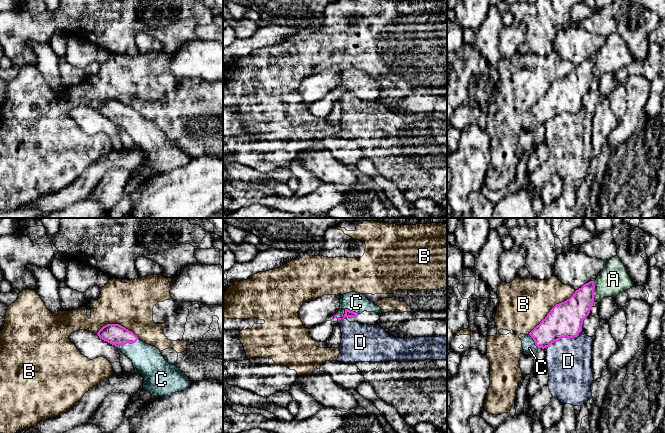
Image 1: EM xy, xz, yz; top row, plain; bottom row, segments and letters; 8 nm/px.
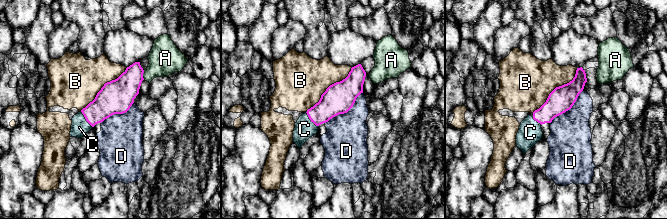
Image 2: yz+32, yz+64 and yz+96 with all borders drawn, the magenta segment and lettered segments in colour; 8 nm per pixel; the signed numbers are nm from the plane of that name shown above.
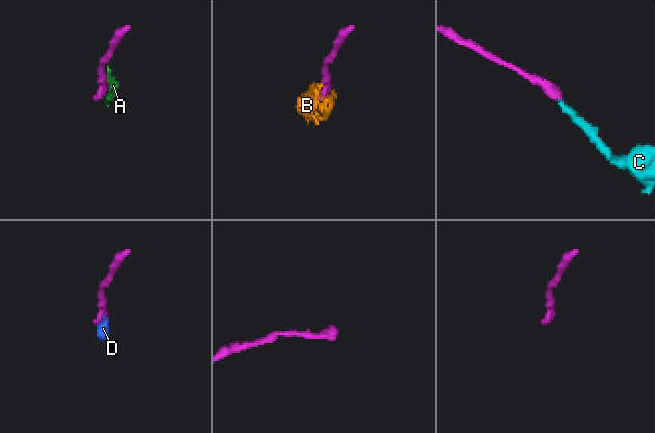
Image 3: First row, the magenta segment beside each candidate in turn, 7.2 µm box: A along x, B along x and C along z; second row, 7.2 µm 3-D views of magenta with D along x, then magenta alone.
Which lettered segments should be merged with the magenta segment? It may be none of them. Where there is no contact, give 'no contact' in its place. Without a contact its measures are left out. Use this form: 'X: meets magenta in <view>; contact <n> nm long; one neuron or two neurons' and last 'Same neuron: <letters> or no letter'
A: meets magenta in yz; contact 170 nm long; two neurons
B: meets magenta in yz; contact 500 nm long; two neurons
C: meets magenta in xy; contact 200 nm long; one neuron
D: meets magenta in yz; contact 320 nm long; two neurons
Same neuron: C

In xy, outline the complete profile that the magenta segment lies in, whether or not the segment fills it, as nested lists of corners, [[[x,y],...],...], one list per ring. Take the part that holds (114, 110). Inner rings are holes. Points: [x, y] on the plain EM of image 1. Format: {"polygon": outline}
{"polygon": [[[107,100],[97,111],[132,137],[133,143],[144,153],[142,165],[152,172],[167,173],[191,161],[190,155],[176,141],[169,140],[158,124],[144,119],[125,103]]]}

